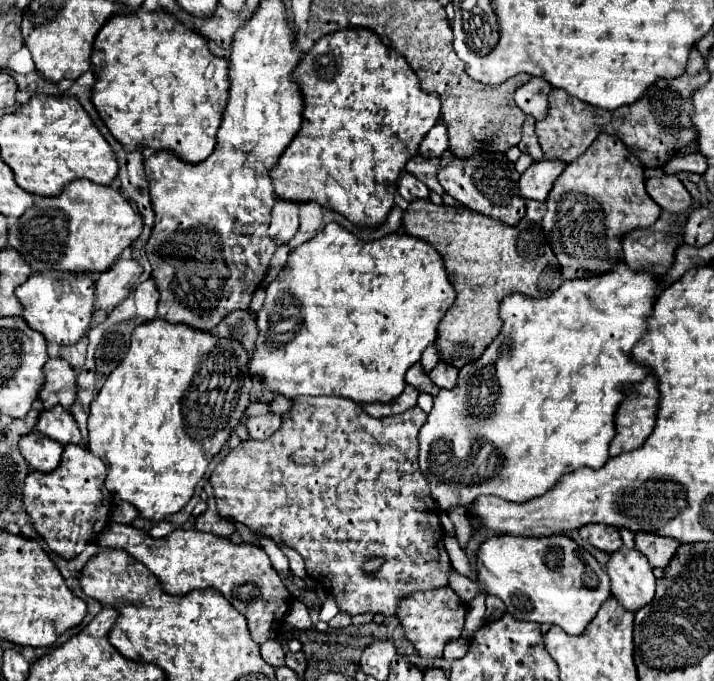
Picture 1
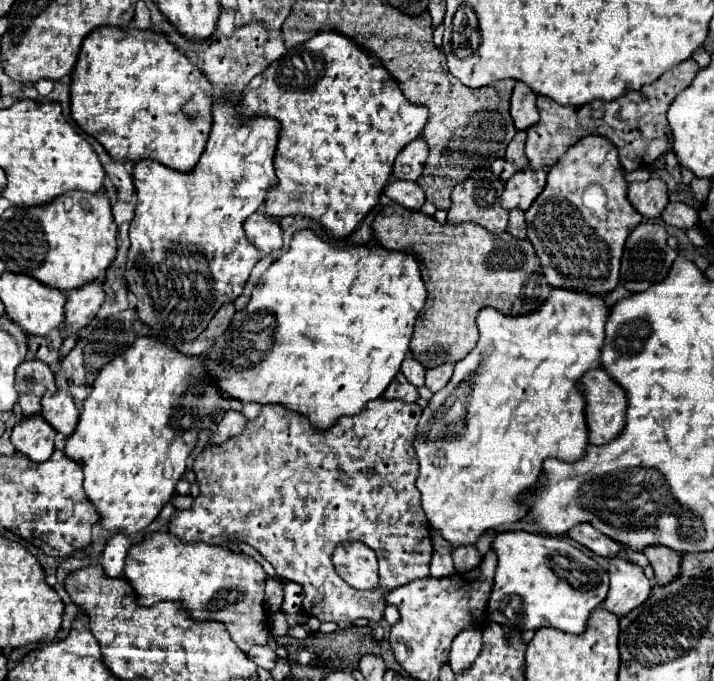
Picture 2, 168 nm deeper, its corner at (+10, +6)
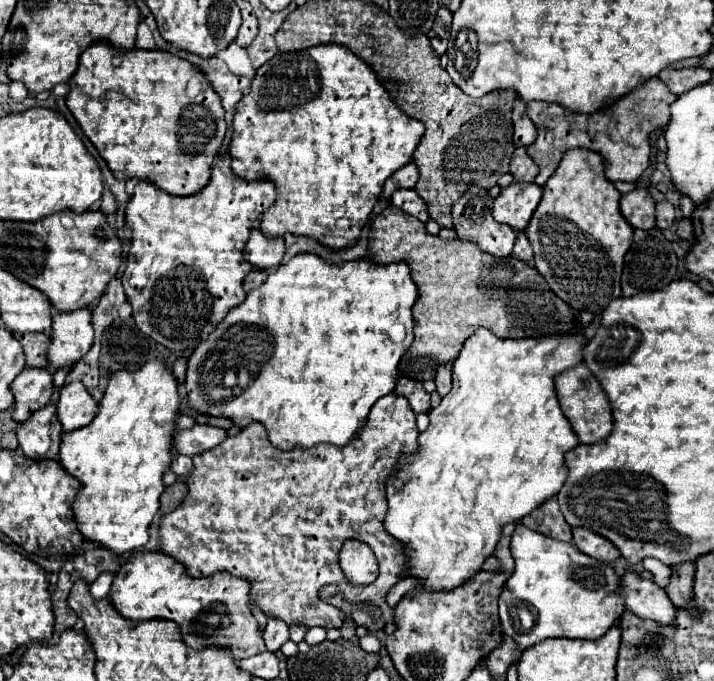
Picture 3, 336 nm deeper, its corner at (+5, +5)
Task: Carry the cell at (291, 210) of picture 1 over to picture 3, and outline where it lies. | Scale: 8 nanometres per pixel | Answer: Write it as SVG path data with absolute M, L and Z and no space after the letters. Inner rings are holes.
M259 228L251 230L249 242L245 246L245 260L251 262L259 270L271 270L281 264L285 256L285 240L279 238L269 238L261 234Z

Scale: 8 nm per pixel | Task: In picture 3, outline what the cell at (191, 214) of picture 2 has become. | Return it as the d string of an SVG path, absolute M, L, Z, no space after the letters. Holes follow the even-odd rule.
M215 162L213 164L213 170L211 170L211 180L207 186L203 186L199 190L199 194L191 194L191 196L173 196L173 194L167 194L165 190L161 192L155 184L151 184L149 180L139 180L139 184L135 186L135 192L133 192L133 198L129 200L127 204L127 210L125 210L125 220L127 224L133 228L133 236L131 236L131 248L129 248L129 256L127 256L127 268L125 268L125 274L123 274L123 288L125 292L129 294L129 300L133 304L133 318L135 318L135 324L137 328L151 336L155 342L163 344L165 348L169 350L175 350L175 352L191 352L195 350L195 346L199 346L199 342L203 342L211 330L215 330L215 326L227 316L227 312L233 308L233 306L239 306L245 298L245 292L243 292L243 280L245 276L253 270L253 266L245 260L243 252L245 252L245 244L247 244L247 238L249 238L249 232L253 228L253 220L257 220L277 198L277 186L271 182L271 180L243 180L239 176L233 176L233 172L223 172L221 166Z

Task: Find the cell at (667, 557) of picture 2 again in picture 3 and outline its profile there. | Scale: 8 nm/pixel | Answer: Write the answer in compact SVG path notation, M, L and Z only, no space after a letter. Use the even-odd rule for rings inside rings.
M683 562L683 564L675 566L671 582L665 588L671 602L679 608L689 606L689 600L693 596L693 592L691 592L693 590L693 574L695 574L695 564L693 562Z

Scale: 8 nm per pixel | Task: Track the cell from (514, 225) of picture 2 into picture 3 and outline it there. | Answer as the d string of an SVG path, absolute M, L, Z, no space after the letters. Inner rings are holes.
M517 232L517 240L515 240L515 248L513 248L513 254L525 262L531 262L533 260L533 250L531 250L531 242L527 240L525 232Z

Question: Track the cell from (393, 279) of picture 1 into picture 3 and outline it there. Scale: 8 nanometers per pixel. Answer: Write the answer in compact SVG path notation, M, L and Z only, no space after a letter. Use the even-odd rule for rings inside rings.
M311 252L297 254L287 264L281 264L277 270L271 270L267 280L263 282L263 286L259 286L257 290L251 290L247 294L245 302L235 306L235 310L231 310L231 314L227 314L227 318L209 334L209 338L205 342L201 342L197 346L197 350L189 356L189 368L187 368L187 380L185 380L187 402L203 414L233 418L235 424L239 424L239 426L247 426L251 422L261 422L267 428L267 434L269 434L269 440L273 442L273 446L311 448L321 442L331 442L335 446L343 446L355 436L355 432L367 418L371 406L381 396L387 396L395 390L397 366L413 342L411 308L417 302L417 298L419 298L419 292L411 278L409 264L405 264L405 262L375 264L369 258L361 258L361 260L353 260L353 262L333 264Z

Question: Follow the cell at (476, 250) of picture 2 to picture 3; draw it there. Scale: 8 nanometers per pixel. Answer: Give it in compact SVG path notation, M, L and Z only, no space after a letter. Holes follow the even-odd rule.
M387 206L375 216L369 232L369 252L373 262L407 262L411 266L411 276L419 288L419 300L413 306L415 320L415 340L407 354L403 356L399 370L403 376L413 380L433 380L435 368L453 362L463 348L463 342L475 332L477 326L487 326L499 338L525 338L541 334L565 334L575 328L573 318L577 316L543 280L543 276L529 262L519 262L519 258L495 258L493 254L483 254L473 242L463 242L461 238L443 240L427 232L425 224L395 206Z

